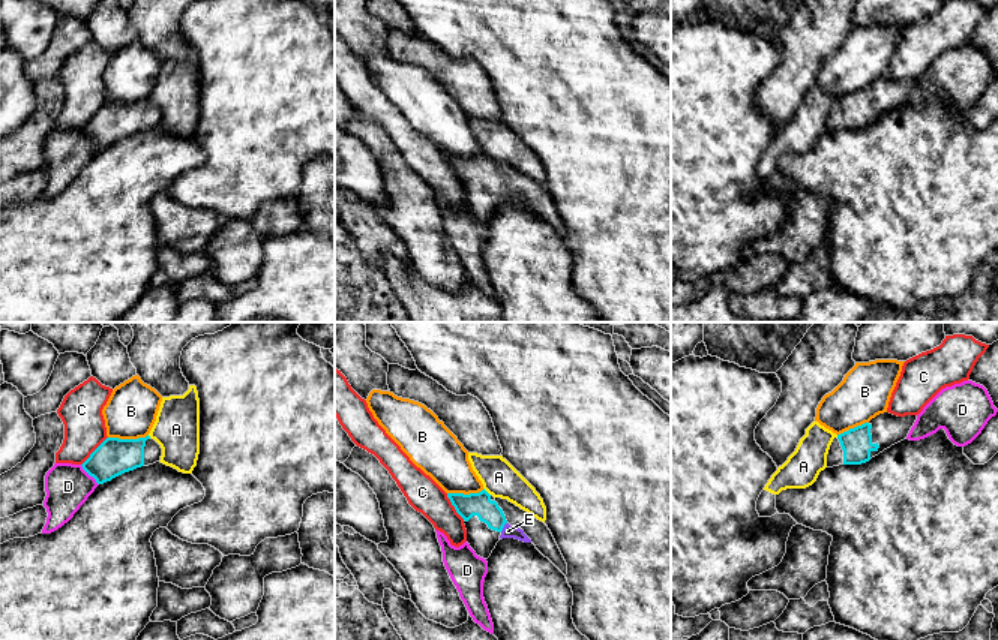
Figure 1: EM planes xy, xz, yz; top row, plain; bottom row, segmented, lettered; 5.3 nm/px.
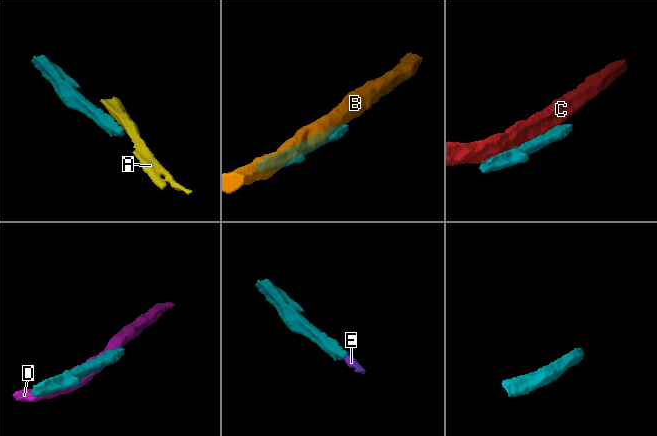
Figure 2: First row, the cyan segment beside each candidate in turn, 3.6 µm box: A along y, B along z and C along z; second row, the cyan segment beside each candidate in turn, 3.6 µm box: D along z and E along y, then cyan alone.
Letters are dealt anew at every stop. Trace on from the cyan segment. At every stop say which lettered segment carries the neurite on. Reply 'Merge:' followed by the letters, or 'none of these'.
Merge: E

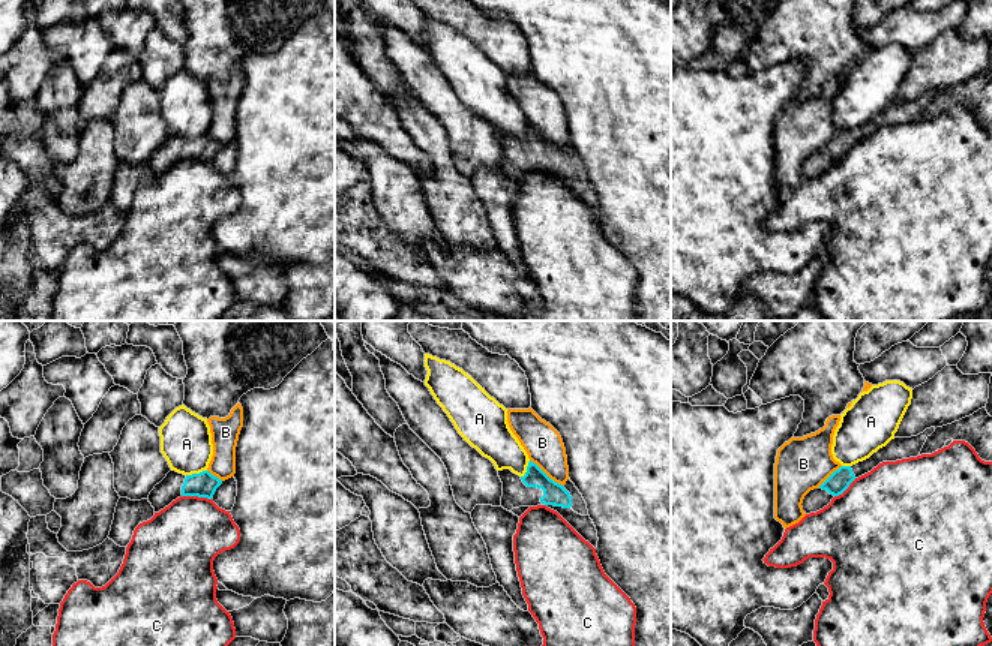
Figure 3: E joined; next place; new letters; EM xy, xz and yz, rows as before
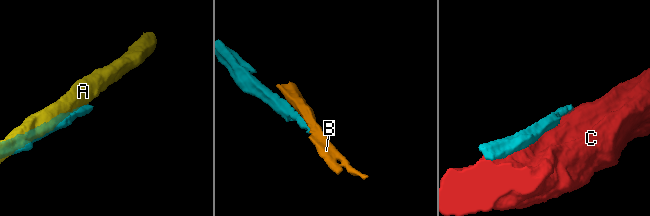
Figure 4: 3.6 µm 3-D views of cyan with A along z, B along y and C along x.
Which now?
Merge: none of these

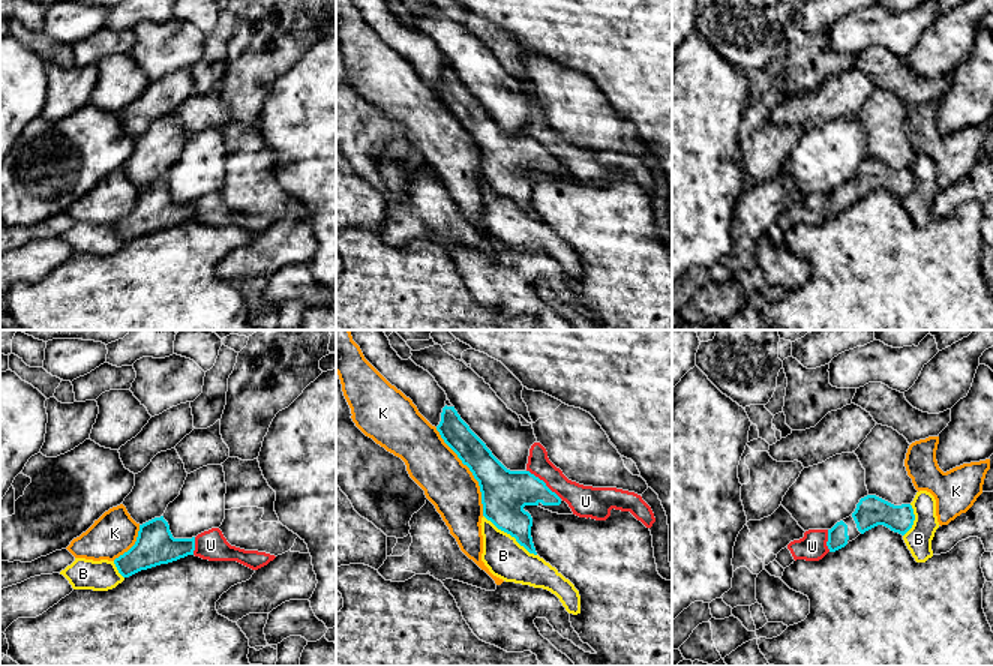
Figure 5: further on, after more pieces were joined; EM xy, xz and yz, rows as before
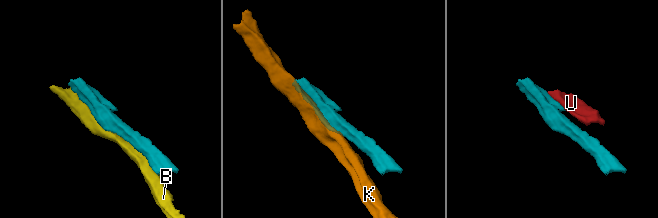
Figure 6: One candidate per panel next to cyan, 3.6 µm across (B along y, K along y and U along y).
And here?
Merge: none of these

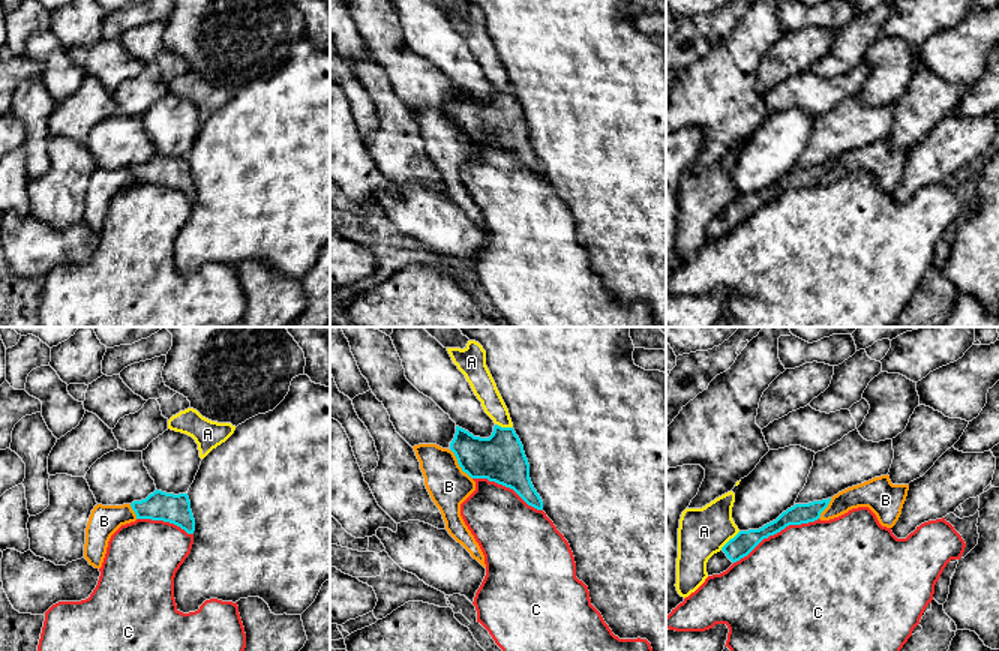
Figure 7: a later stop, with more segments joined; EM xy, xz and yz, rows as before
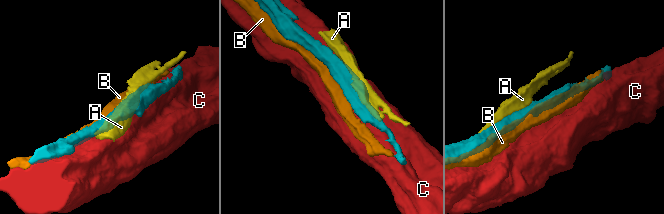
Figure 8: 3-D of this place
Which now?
Merge: none of these

